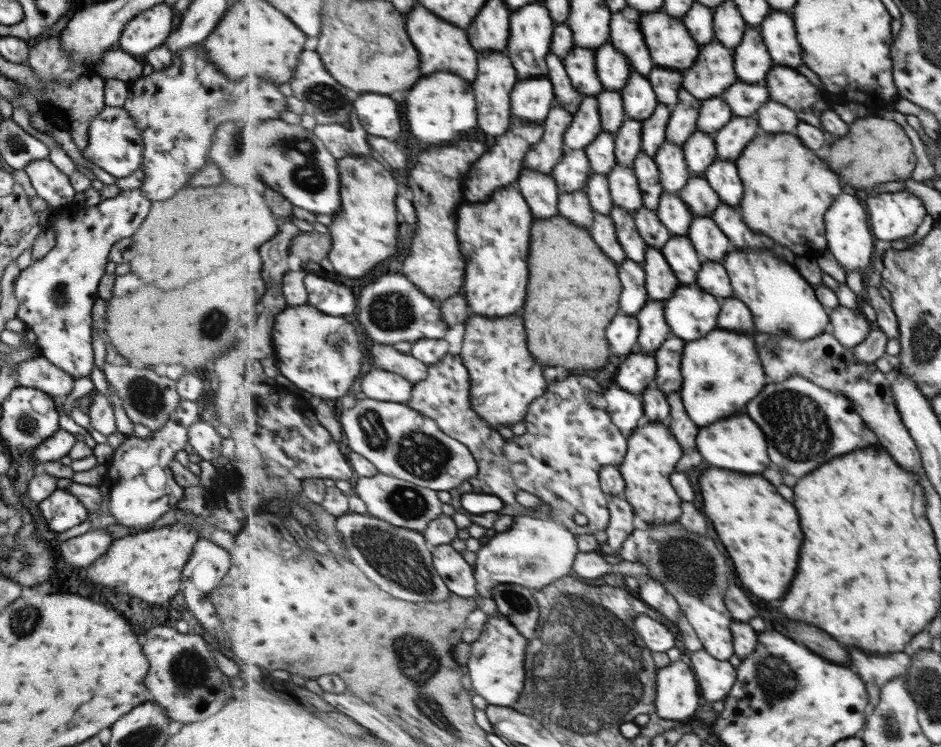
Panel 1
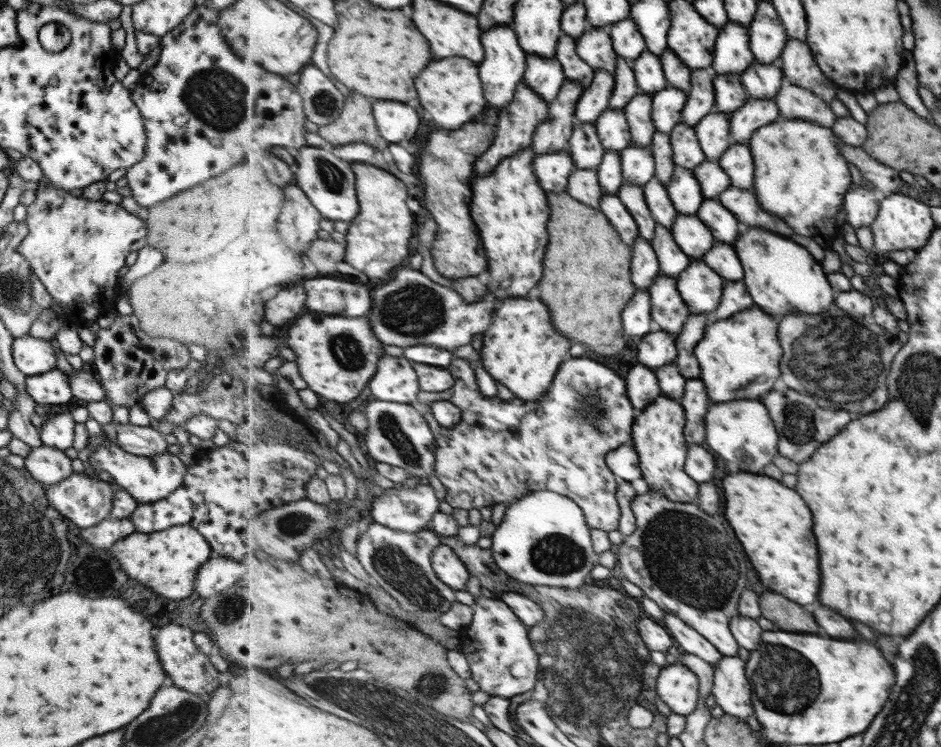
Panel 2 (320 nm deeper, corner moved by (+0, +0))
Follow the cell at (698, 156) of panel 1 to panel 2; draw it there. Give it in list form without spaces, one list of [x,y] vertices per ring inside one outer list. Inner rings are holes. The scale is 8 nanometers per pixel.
[[[715,110],[703,118],[699,124],[694,125],[707,160],[719,161],[732,145],[734,139],[730,129],[730,115]]]

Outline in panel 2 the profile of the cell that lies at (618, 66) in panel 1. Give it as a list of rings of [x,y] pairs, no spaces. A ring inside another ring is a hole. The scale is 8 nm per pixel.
[[[629,18],[612,24],[608,29],[613,39],[614,48],[620,57],[633,62],[643,54],[643,51],[648,49],[645,37],[633,19]]]

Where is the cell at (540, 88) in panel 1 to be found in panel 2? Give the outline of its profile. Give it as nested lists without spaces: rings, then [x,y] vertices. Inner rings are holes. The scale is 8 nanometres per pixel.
[[[528,53],[528,67],[523,82],[546,101],[553,102],[568,80],[562,62],[556,56],[547,58]]]

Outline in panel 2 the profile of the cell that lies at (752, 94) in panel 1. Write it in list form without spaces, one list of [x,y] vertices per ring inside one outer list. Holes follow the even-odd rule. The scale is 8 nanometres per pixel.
[[[755,62],[741,74],[741,78],[750,96],[756,99],[775,100],[786,83],[780,63]]]

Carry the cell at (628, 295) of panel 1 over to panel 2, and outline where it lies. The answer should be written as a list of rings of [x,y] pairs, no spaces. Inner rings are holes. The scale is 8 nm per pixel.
[[[639,237],[633,248],[632,282],[637,290],[647,289],[661,274],[660,261],[650,240]]]

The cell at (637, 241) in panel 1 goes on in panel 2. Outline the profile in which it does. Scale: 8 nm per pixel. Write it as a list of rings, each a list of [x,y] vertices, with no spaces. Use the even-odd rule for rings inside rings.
[[[626,182],[619,190],[618,196],[624,202],[629,212],[636,218],[641,237],[652,241],[656,235],[657,223],[651,214],[644,194],[644,188]]]

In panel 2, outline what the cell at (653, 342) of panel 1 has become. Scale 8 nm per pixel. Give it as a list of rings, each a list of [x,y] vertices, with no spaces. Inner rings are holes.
[[[660,274],[653,281],[649,291],[656,328],[679,335],[692,312],[681,296],[678,279]]]

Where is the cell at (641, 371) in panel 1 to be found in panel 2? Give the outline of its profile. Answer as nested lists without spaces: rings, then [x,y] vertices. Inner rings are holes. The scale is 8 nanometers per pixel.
[[[655,328],[637,345],[637,361],[654,371],[660,366],[676,362],[679,352],[677,337],[678,335]]]

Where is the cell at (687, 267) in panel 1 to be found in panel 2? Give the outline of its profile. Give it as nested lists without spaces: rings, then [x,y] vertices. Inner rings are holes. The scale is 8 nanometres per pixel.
[[[679,214],[671,229],[679,248],[691,260],[704,259],[705,254],[711,251],[717,242],[711,229],[703,224],[698,216]]]

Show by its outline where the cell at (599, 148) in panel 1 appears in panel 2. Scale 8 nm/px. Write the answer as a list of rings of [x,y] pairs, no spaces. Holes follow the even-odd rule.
[[[609,108],[597,119],[595,125],[607,151],[621,152],[633,144],[633,135],[625,110]]]

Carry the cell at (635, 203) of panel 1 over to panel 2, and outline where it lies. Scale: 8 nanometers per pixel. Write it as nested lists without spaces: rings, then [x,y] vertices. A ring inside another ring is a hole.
[[[629,145],[622,154],[624,180],[644,187],[656,175],[656,160],[651,146]]]

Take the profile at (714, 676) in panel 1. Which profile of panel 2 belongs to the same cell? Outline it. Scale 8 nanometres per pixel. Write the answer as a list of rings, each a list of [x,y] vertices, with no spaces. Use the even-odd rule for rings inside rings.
[[[724,656],[714,667],[713,693],[717,705],[727,714],[746,721],[756,714],[753,688],[745,674],[745,664],[737,656]]]

